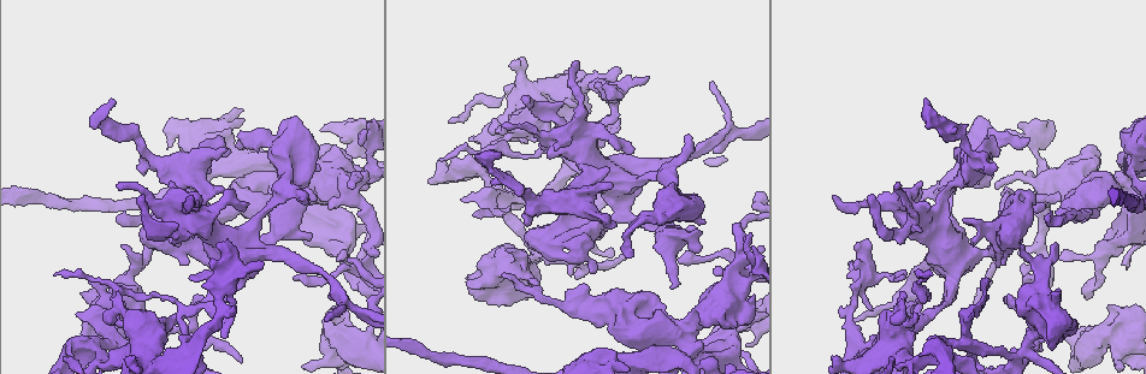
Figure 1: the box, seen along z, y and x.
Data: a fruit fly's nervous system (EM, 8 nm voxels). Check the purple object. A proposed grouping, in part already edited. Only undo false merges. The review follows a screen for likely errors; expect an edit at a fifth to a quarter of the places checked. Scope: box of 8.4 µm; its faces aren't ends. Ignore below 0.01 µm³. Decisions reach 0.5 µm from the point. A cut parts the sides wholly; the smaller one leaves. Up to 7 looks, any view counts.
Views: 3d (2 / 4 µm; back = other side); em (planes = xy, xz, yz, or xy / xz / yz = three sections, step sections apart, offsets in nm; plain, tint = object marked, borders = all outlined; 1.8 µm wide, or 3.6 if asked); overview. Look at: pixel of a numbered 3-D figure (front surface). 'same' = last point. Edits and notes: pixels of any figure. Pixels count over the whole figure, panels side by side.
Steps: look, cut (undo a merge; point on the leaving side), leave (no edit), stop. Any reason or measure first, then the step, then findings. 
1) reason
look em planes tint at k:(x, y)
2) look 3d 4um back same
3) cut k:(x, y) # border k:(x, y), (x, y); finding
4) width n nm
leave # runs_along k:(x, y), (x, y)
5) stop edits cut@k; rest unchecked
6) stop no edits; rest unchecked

looks like a crossing
look 3d 4um at 1:(690, 352)

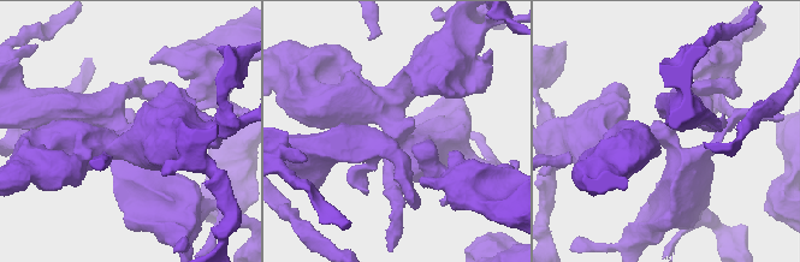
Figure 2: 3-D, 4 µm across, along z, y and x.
shape alone is not enough
look em 3.6um yz step 8 tint at 2:(395, 136)

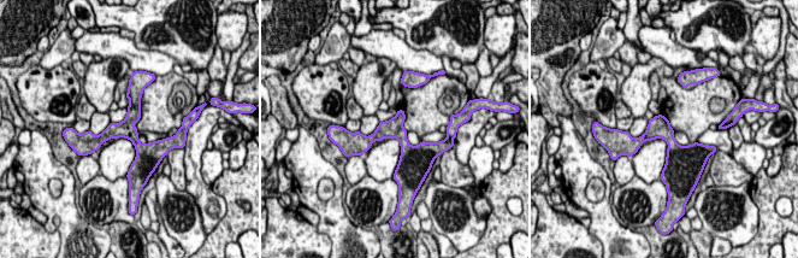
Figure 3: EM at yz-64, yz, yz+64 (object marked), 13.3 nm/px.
leave # runs_along 3:(136, 94), (131, 134), (139, 158); one neuron here

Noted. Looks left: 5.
three arms meet
look em yz step 4 tint at 1:(355, 269)

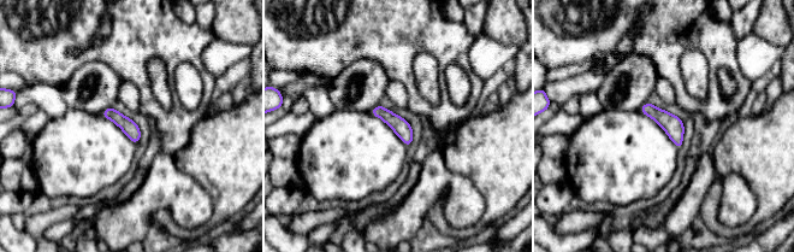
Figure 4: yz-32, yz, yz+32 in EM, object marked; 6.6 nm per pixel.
look em planes tint same

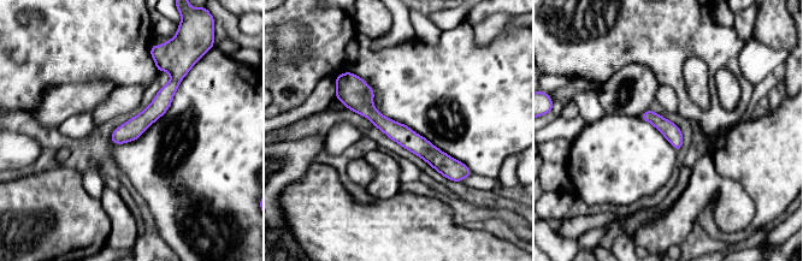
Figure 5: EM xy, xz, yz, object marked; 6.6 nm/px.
leave # runs_along 5:(340, 90), (460, 168); all the same neuron

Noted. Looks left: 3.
four-way junction
look em planes tint at 1:(501, 203)

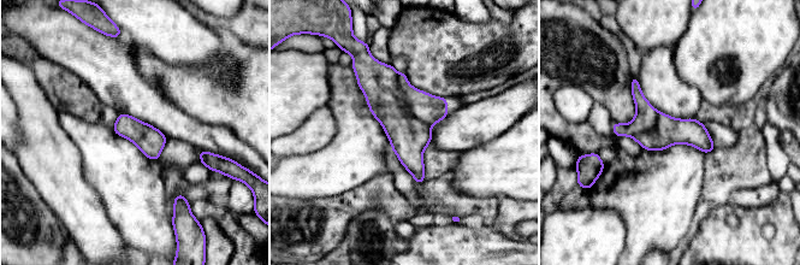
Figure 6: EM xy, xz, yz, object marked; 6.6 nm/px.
cut 6:(428, 109) # border 6:(397, 74), (407, 109), (430, 127); two neurons meet here

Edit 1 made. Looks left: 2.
stop edits cut@6; rest unchecked

